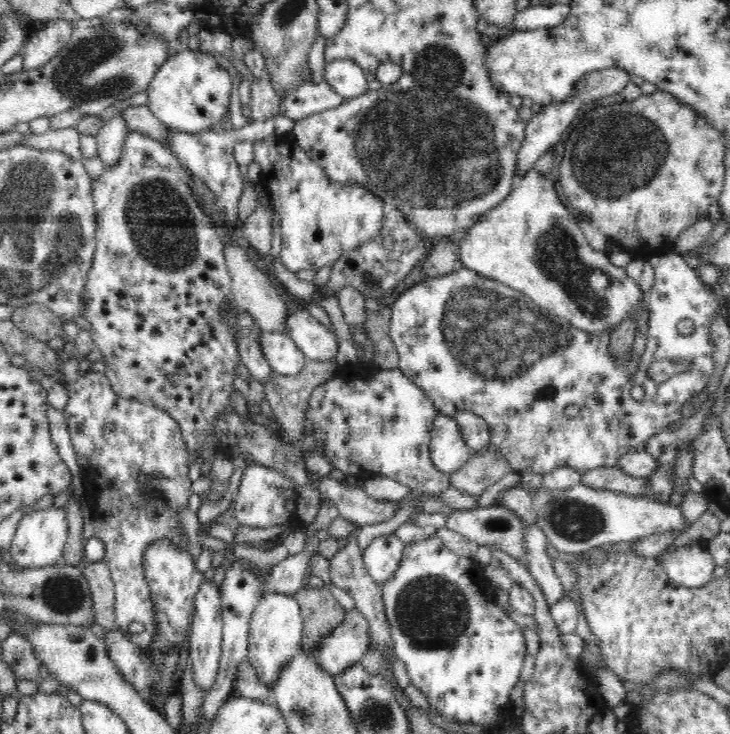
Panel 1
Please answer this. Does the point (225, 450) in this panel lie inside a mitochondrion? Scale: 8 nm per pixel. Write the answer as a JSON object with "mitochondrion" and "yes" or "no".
{"mitochondrion":"no"}

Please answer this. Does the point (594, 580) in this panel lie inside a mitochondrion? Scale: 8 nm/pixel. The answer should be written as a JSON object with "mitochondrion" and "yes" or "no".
{"mitochondrion":"no"}

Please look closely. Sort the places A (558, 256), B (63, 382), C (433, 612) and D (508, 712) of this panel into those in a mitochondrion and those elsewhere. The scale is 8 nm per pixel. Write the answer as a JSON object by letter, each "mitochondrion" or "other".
{"A":"mitochondrion","B":"other","C":"mitochondrion","D":"other"}

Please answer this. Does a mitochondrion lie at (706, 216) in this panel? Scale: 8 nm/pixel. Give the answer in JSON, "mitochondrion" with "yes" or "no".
{"mitochondrion":"no"}

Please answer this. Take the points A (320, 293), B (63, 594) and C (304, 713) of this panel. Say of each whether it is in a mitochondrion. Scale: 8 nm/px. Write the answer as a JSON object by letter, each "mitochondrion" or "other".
{"A":"other","B":"mitochondrion","C":"mitochondrion"}

